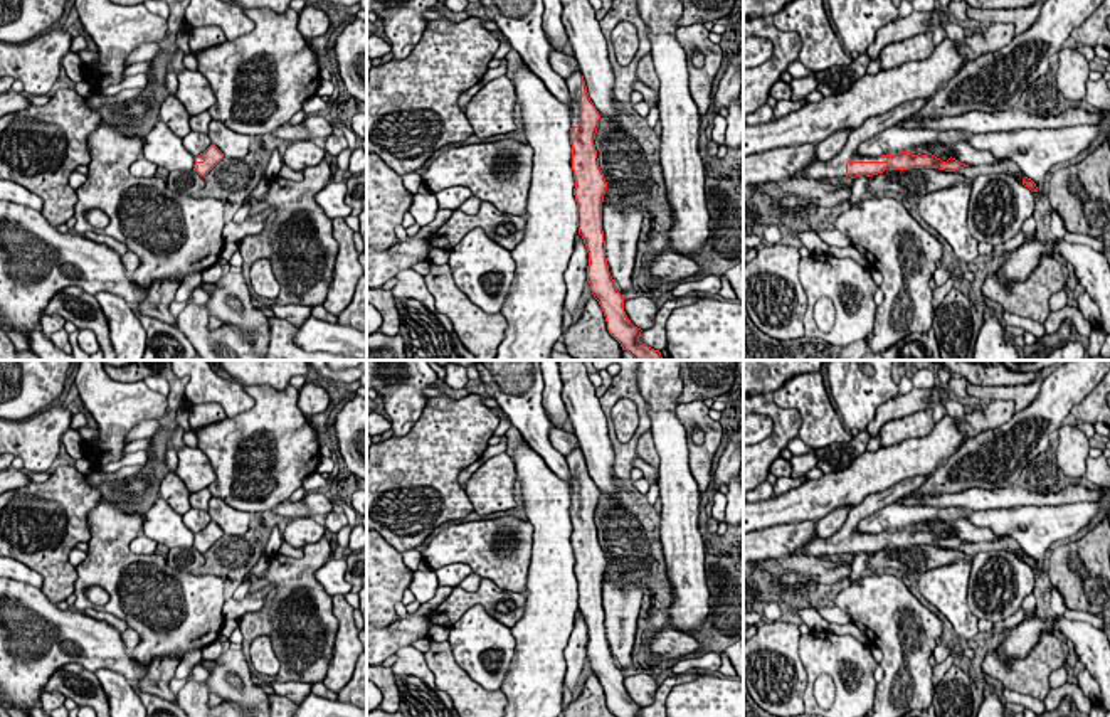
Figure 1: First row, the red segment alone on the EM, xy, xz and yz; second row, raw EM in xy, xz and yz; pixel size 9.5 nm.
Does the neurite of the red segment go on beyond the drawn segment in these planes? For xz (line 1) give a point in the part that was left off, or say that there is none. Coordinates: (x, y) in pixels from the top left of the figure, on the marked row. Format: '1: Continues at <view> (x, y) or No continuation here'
1: Continues at xz (574, 81)

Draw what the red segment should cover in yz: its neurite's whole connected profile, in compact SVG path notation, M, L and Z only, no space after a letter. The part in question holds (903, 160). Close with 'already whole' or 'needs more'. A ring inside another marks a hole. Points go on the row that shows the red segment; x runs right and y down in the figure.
M925 99L905 101L893 109L868 118L858 130L851 131L848 141L839 155L829 162L812 160L799 175L807 180L824 180L824 178L856 178L861 175L873 177L883 173L888 168L908 170L908 168L938 168L945 172L955 172L959 168L969 167L955 158L942 162L932 153L912 155L910 151L900 151L895 155L881 157L859 157L856 153L858 146L873 138L875 135L895 126L898 121L906 120L918 113L925 106Z | needs more

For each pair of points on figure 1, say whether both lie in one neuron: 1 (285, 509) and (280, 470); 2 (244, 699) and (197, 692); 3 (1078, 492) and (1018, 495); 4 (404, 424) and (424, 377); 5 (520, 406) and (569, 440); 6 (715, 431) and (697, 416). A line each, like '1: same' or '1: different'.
1: different
2: different
3: same
4: same
5: different
6: same

